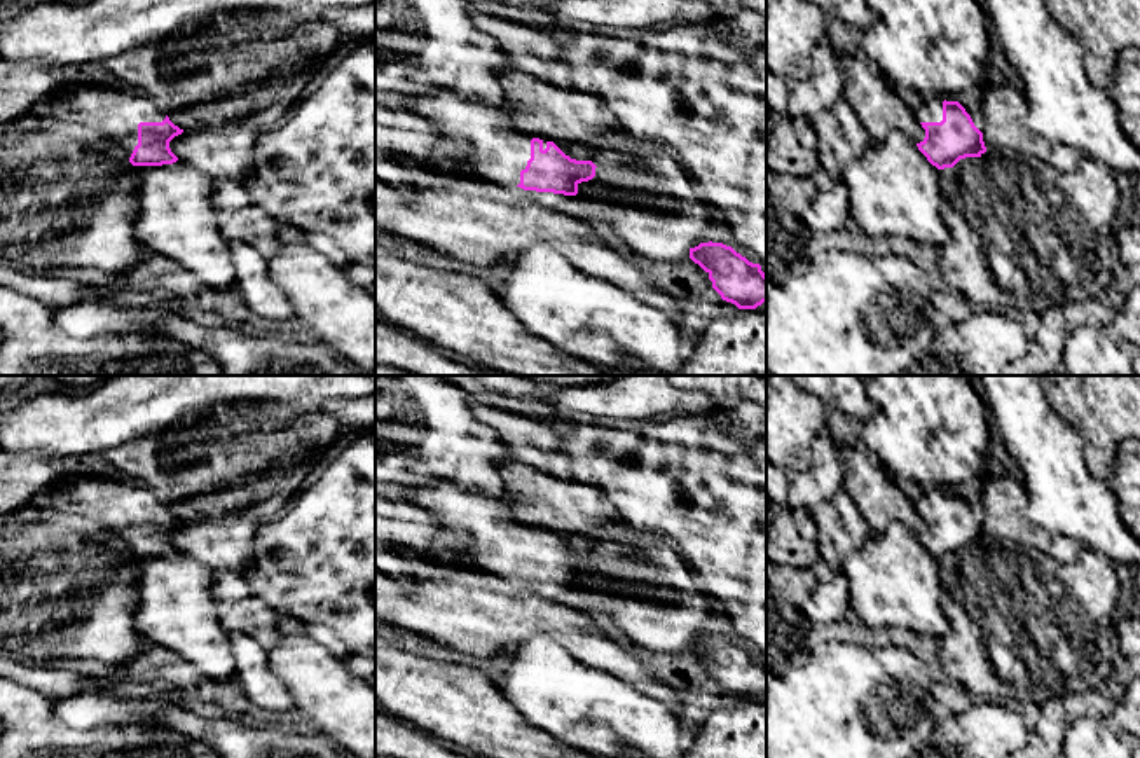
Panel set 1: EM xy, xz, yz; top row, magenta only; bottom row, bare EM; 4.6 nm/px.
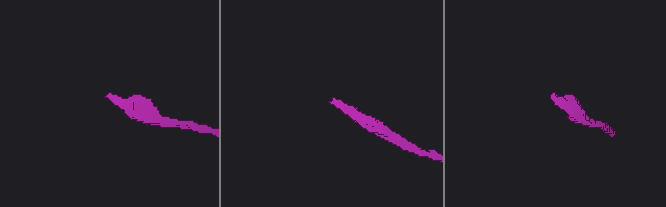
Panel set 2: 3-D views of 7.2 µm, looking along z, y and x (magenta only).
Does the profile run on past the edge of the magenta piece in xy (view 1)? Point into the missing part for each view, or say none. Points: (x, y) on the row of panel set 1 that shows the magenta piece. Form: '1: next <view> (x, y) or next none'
1: next xy (116, 112)

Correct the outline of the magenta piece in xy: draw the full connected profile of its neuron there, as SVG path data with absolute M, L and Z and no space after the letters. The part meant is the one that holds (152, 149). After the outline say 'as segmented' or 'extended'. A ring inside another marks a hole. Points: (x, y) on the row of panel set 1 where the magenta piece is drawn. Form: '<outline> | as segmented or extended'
M134 82L120 87L72 84L66 91L38 101L31 114L96 129L108 136L133 166L162 166L178 161L169 141L183 129L175 126L168 112Z | extended

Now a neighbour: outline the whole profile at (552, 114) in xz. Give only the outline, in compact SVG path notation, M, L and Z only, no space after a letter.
M515 68L503 72L499 84L505 87L501 114L532 138L597 147L602 133L622 127L594 94L557 87Z

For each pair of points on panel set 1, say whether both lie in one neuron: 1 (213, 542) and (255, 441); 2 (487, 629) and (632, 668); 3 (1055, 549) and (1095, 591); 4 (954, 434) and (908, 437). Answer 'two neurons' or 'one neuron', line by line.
1: two neurons
2: one neuron
3: two neurons
4: one neuron

